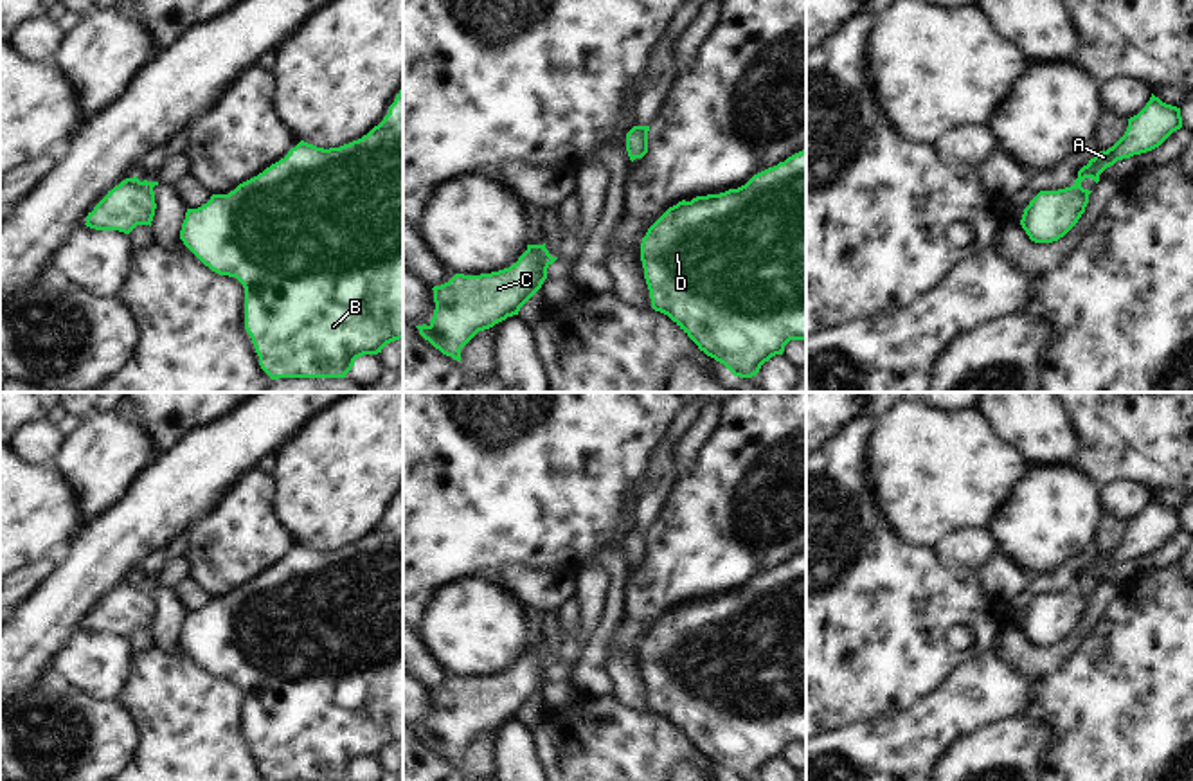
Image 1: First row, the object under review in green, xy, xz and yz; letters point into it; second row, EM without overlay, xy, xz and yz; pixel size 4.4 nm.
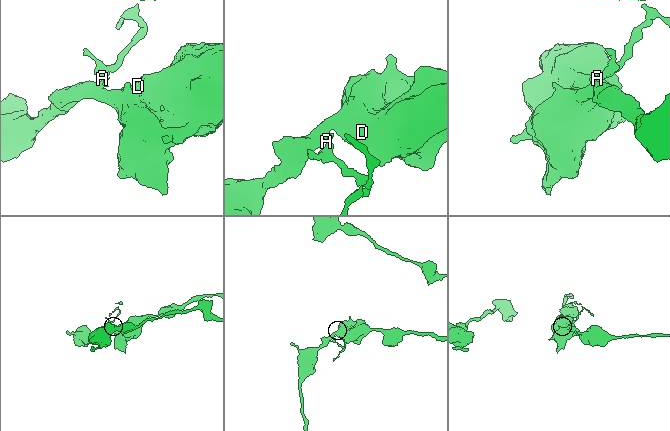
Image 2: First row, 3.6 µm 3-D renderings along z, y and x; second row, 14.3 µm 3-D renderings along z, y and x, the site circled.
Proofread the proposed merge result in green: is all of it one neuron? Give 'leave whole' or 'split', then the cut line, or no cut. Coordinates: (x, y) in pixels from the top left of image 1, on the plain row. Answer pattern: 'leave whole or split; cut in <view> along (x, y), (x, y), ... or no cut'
split; cut in yz along (1075, 587), (1087, 598)

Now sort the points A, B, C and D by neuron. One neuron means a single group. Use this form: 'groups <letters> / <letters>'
groups A / B C D

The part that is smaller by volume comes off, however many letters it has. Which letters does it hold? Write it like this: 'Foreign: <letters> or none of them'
Foreign: A

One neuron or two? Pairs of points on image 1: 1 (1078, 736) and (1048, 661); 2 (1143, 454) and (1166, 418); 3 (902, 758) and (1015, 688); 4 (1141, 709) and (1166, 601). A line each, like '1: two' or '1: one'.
1: two
2: one
3: one
4: one

